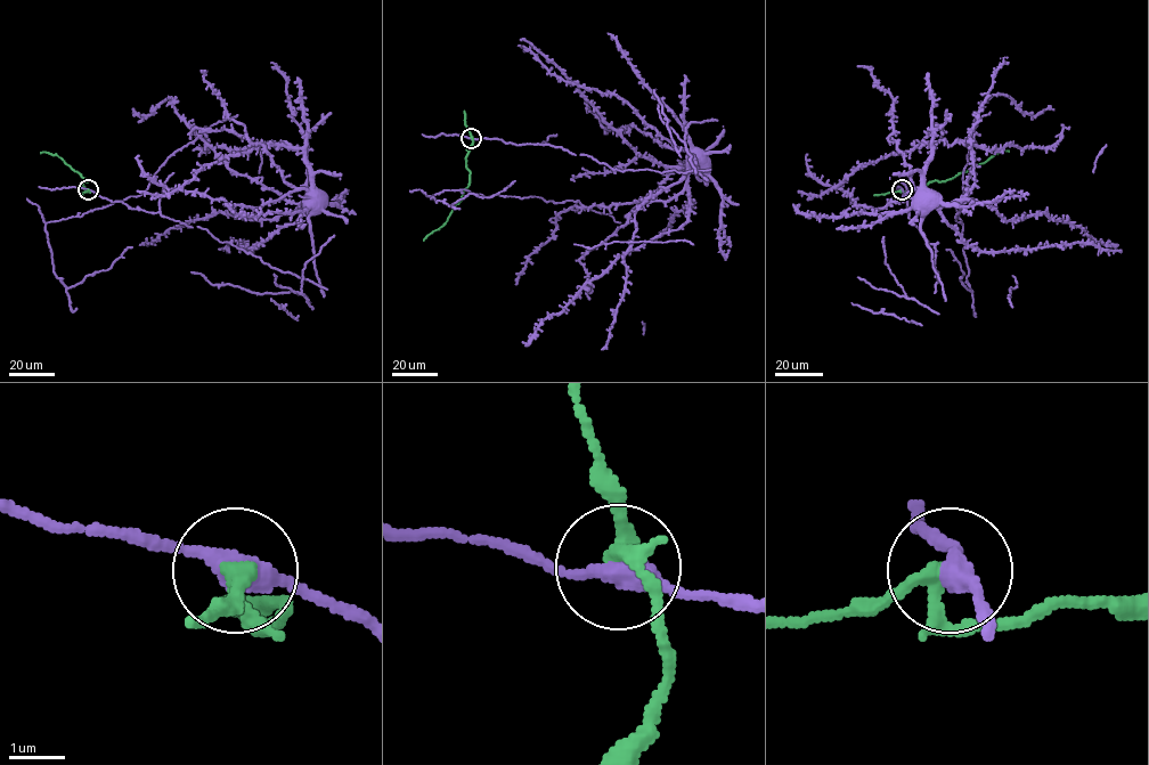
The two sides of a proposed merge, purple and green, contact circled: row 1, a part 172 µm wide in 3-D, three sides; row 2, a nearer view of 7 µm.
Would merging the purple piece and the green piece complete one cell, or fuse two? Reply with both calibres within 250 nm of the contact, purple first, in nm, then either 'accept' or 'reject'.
380 nm thick on the purple side, 240 nm on the other; reject

